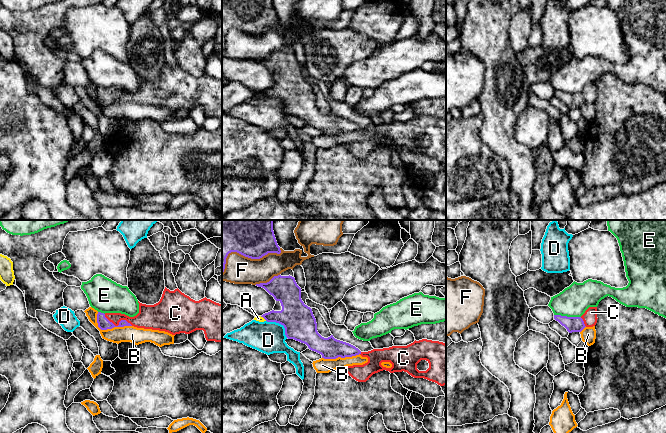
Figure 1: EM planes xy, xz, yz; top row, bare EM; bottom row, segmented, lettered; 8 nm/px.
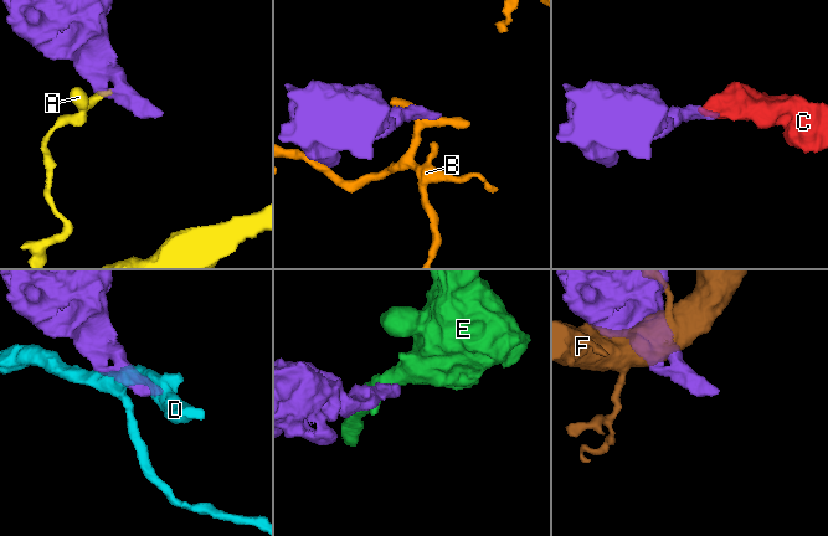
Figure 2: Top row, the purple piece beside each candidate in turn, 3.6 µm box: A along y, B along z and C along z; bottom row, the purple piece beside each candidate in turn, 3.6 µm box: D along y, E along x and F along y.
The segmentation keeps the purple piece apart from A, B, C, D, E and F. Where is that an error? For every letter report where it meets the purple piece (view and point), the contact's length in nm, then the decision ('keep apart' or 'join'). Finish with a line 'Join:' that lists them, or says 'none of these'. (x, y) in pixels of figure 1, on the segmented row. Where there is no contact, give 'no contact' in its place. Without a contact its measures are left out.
A: contact xz (263, 317); length 70 nm; keep apart
B: contact xy (109, 328); length 300 nm; keep apart
C: contact xy (119, 324); length 240 nm; join
D: contact xz (280, 323); length 220 nm; keep apart
E: contact yz (566, 316); length 220 nm; keep apart
F: contact xz (245, 256); length 500 nm; keep apart
Join: C

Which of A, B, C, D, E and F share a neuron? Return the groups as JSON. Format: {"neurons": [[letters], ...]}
{"neurons": [["A"], ["B"], ["C"], ["D"], ["E"], ["F"]]}

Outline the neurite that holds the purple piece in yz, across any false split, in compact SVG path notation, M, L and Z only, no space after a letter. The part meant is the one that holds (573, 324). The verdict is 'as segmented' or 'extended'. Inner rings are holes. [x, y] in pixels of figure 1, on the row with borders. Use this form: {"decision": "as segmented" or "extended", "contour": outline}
{"decision": "extended", "contour": "M589 307L581 317L554 315L554 319L564 326L569 333L581 332L585 327L596 325L597 307Z"}

